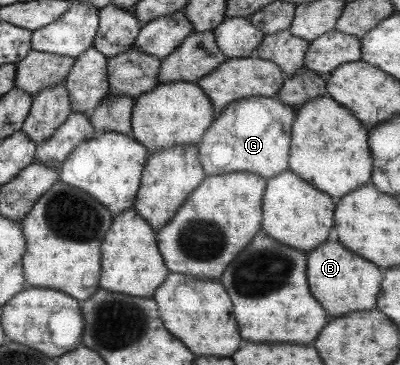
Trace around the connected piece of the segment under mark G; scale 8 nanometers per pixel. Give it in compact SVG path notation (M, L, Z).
M255 96L235 100L216 114L197 144L197 156L205 176L251 172L267 180L288 171L290 132L296 113L276 98Z

